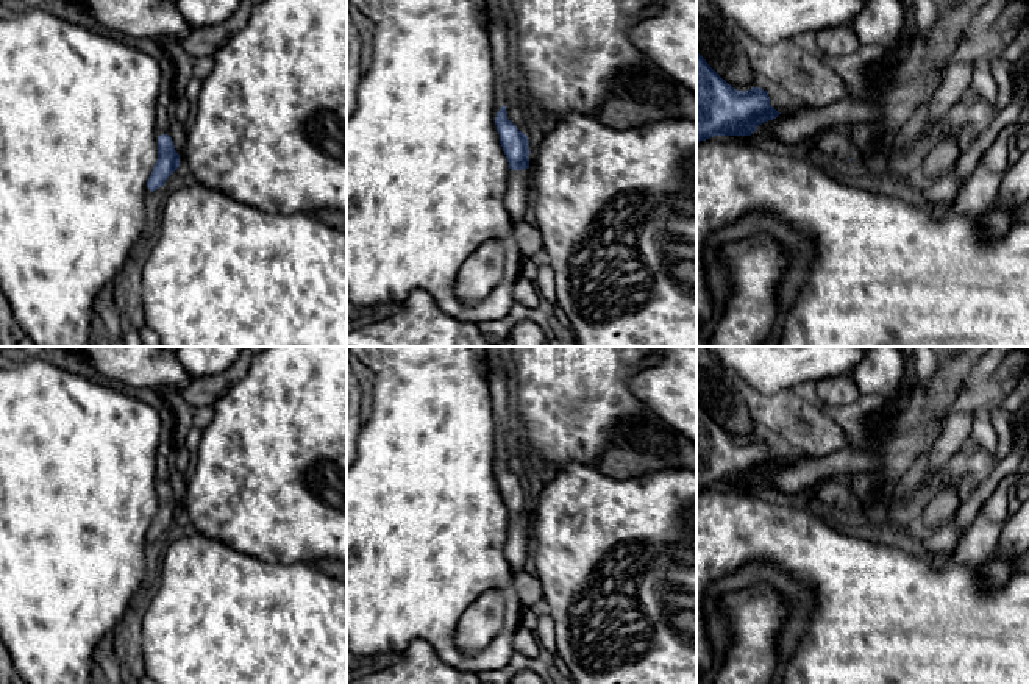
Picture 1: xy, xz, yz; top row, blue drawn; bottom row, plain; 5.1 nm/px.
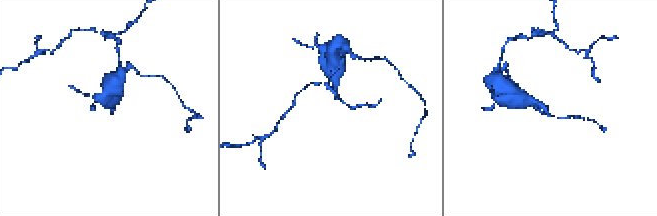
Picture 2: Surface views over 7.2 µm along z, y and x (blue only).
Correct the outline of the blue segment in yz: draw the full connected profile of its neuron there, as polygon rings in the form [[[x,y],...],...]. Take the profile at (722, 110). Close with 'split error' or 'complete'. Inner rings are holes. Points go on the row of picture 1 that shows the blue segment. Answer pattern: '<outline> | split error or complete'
[[[696,50],[696,142],[714,136],[751,136],[759,125],[779,116],[768,92],[760,87],[737,91]]] | complete

